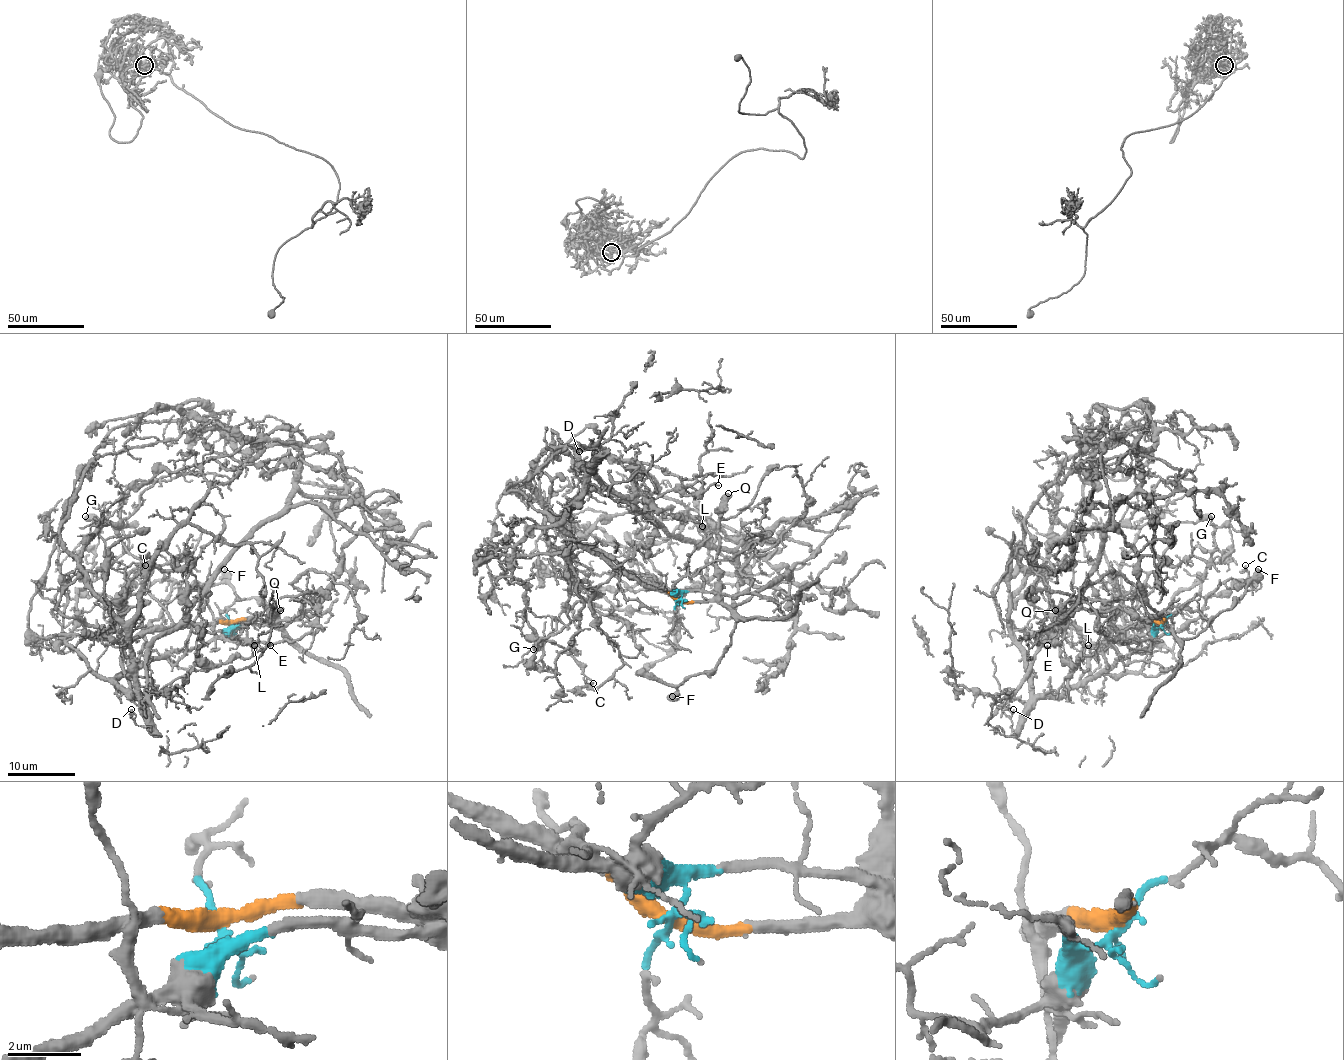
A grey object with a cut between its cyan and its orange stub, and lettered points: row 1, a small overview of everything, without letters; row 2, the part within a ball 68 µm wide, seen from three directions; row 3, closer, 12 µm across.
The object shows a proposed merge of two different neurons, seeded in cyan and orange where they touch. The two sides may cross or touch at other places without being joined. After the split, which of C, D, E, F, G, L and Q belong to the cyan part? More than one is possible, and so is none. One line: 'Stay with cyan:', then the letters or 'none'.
Stay with cyan: C, D, E, L

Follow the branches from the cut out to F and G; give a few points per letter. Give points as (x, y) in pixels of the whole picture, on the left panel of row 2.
F: (231, 622), (272, 622), (287, 639), (275, 615), (253, 597), (241, 599), (235, 592), (230, 573), (225, 568)
G: (231, 622), (172, 620), (149, 592), (149, 568), (127, 550), (118, 529), (112, 523), (85, 516)

